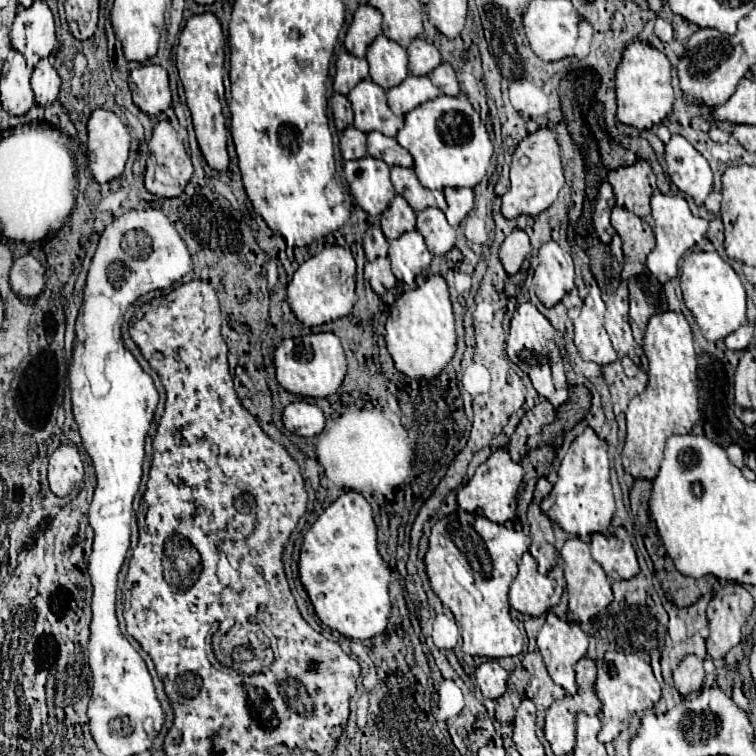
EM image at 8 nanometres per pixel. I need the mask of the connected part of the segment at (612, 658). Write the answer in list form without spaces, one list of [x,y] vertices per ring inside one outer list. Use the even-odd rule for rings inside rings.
[[[607,652],[597,664],[597,698],[603,702],[603,742],[615,740],[631,722],[637,712],[651,708],[661,700],[661,686],[653,676],[653,670],[635,654]]]

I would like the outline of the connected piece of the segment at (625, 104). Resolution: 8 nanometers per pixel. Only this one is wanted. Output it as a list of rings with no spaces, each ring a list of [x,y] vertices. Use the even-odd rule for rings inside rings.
[[[633,40],[623,52],[623,60],[615,76],[617,90],[617,120],[639,130],[659,126],[673,110],[673,88],[671,88],[671,64],[663,52],[651,48],[645,42]]]

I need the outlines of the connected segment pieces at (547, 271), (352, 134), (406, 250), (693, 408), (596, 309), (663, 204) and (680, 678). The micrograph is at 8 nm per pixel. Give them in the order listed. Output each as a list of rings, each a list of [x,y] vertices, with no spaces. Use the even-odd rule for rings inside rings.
[[[547,242],[539,250],[539,266],[533,276],[535,294],[543,306],[551,308],[573,290],[573,260],[557,242]]]
[[[349,126],[341,138],[339,138],[339,148],[341,148],[341,156],[343,160],[359,160],[367,156],[365,150],[365,132]]]
[[[417,230],[405,232],[401,238],[389,242],[391,270],[397,280],[405,282],[411,288],[415,286],[415,276],[429,268],[431,258],[433,256]]]
[[[663,312],[649,320],[643,350],[649,360],[649,382],[643,394],[635,396],[627,408],[627,440],[623,446],[623,468],[635,480],[653,480],[659,472],[663,446],[673,434],[689,434],[699,420],[697,396],[697,354],[691,326],[683,314]]]
[[[597,284],[589,288],[579,318],[575,320],[575,346],[583,360],[607,366],[617,360],[617,352],[611,346],[609,334],[603,328],[605,302]]]
[[[655,192],[651,196],[651,216],[653,216],[653,234],[657,238],[657,246],[655,250],[647,256],[647,268],[651,270],[651,274],[659,280],[659,282],[669,282],[671,278],[677,276],[679,272],[679,260],[681,256],[693,248],[707,232],[709,222],[705,218],[693,216],[689,210],[689,204],[685,202],[683,196],[669,196],[669,194],[661,194]]]
[[[687,656],[685,660],[681,660],[681,664],[677,666],[675,674],[673,674],[675,686],[677,690],[685,696],[691,692],[699,692],[705,684],[705,670],[703,670],[703,660],[699,660],[697,656]]]

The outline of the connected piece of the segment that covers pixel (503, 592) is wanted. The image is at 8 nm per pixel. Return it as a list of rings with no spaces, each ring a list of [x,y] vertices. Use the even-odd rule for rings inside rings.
[[[455,510],[435,522],[425,554],[425,572],[433,592],[439,596],[461,626],[463,652],[479,658],[515,656],[523,650],[521,630],[509,616],[509,586],[517,576],[521,556],[531,538],[481,516],[481,512]]]

